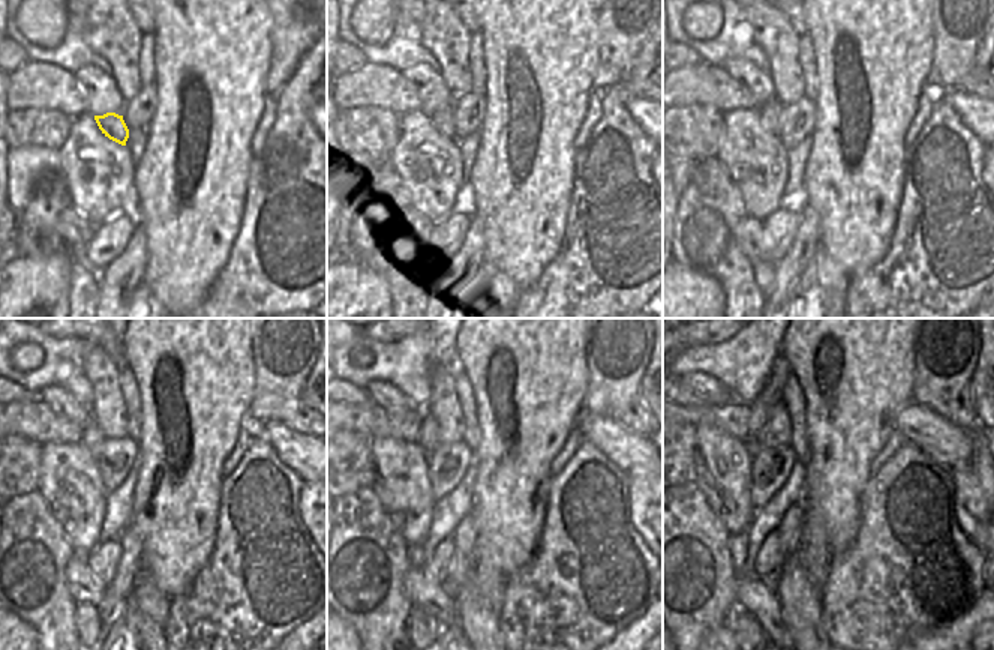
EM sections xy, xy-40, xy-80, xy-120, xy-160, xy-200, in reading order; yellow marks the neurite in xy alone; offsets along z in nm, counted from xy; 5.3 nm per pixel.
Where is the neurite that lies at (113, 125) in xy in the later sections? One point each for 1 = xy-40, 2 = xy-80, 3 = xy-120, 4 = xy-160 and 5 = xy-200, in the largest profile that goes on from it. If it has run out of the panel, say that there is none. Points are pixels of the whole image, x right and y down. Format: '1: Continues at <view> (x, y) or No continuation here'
1: Continues at xy-40 (441, 120)
2: Continues at xy-80 (769, 113)
3: Continues at xy-120 (93, 436)
4: Continues at xy-160 (428, 439)
5: Continues at xy-200 (772, 392).

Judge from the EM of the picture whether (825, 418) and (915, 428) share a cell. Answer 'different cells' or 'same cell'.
different cells

